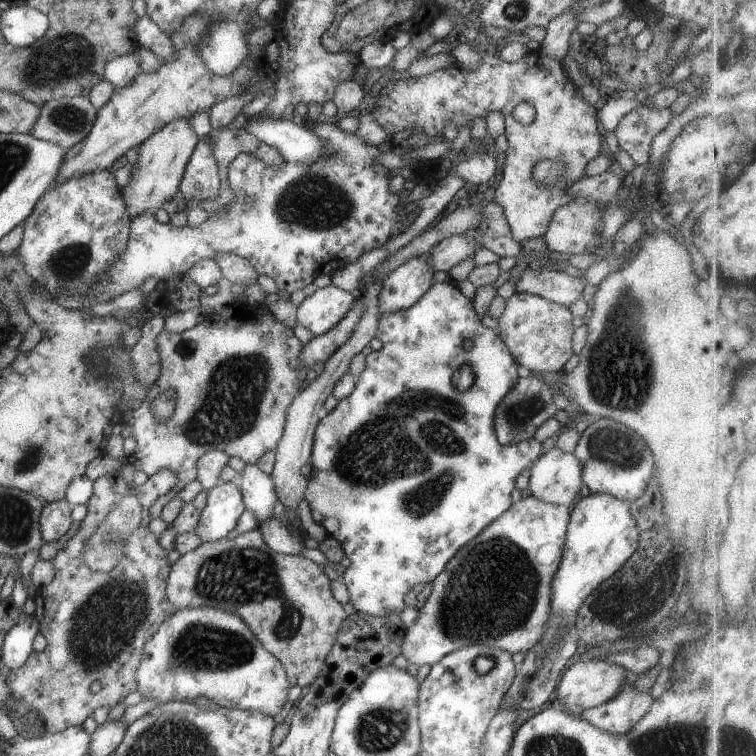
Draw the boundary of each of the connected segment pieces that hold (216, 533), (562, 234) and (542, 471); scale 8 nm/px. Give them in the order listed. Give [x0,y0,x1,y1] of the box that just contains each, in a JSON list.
[[196,482,245,543],[542,198,600,255],[530,446,582,510]]

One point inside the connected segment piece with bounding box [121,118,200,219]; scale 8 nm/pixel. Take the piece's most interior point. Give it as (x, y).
(158, 170)

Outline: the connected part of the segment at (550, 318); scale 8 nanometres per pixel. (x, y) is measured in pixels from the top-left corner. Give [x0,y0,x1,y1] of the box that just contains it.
[498,292,577,373]

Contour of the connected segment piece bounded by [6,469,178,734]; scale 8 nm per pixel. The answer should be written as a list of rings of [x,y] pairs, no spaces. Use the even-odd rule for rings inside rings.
[[[163,469],[151,475],[142,486],[132,489],[131,495],[136,495],[141,501],[142,522],[126,540],[122,548],[124,554],[110,572],[92,571],[83,560],[83,548],[94,535],[94,526],[96,526],[94,510],[90,504],[88,504],[88,514],[80,522],[78,532],[68,540],[64,548],[58,551],[56,558],[51,560],[54,566],[54,580],[48,586],[38,587],[33,597],[36,603],[33,616],[38,620],[40,634],[44,636],[48,646],[46,650],[42,650],[42,653],[33,651],[24,665],[18,670],[10,671],[6,677],[6,684],[8,688],[12,688],[12,694],[38,712],[40,720],[44,720],[48,728],[48,734],[81,726],[96,709],[102,707],[112,709],[123,702],[129,694],[135,692],[138,688],[136,670],[142,661],[146,642],[158,632],[168,616],[177,612],[166,596],[167,578],[171,572],[169,552],[160,546],[158,538],[148,528],[148,523],[152,520],[150,506],[160,496],[170,492],[176,484],[178,484],[178,476],[170,470]],[[96,654],[100,654],[98,660],[94,660]]]

